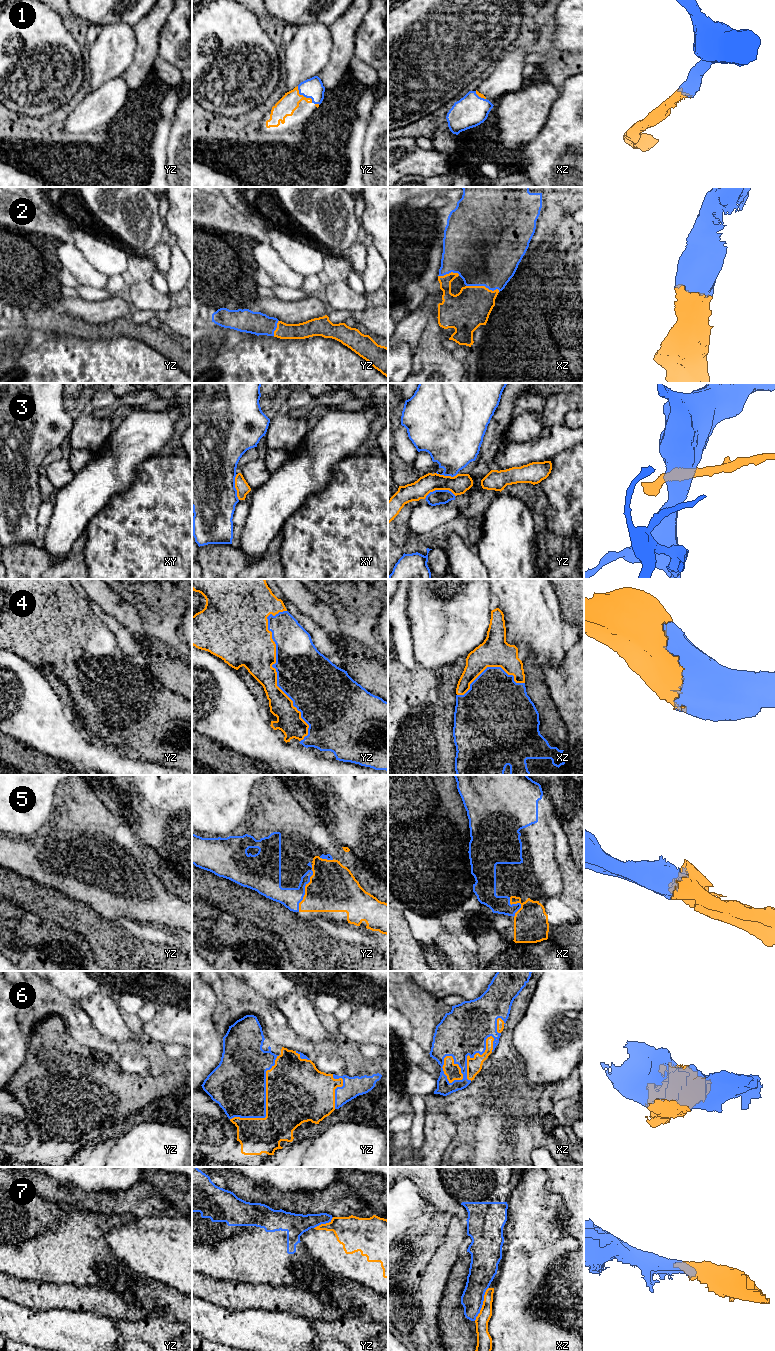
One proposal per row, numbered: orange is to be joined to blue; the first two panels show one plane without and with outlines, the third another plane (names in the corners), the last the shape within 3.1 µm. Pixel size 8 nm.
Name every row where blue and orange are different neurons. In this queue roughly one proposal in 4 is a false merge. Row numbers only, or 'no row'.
7

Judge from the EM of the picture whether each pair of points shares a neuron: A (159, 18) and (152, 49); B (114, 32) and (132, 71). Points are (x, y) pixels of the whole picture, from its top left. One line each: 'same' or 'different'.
A: same
B: different

